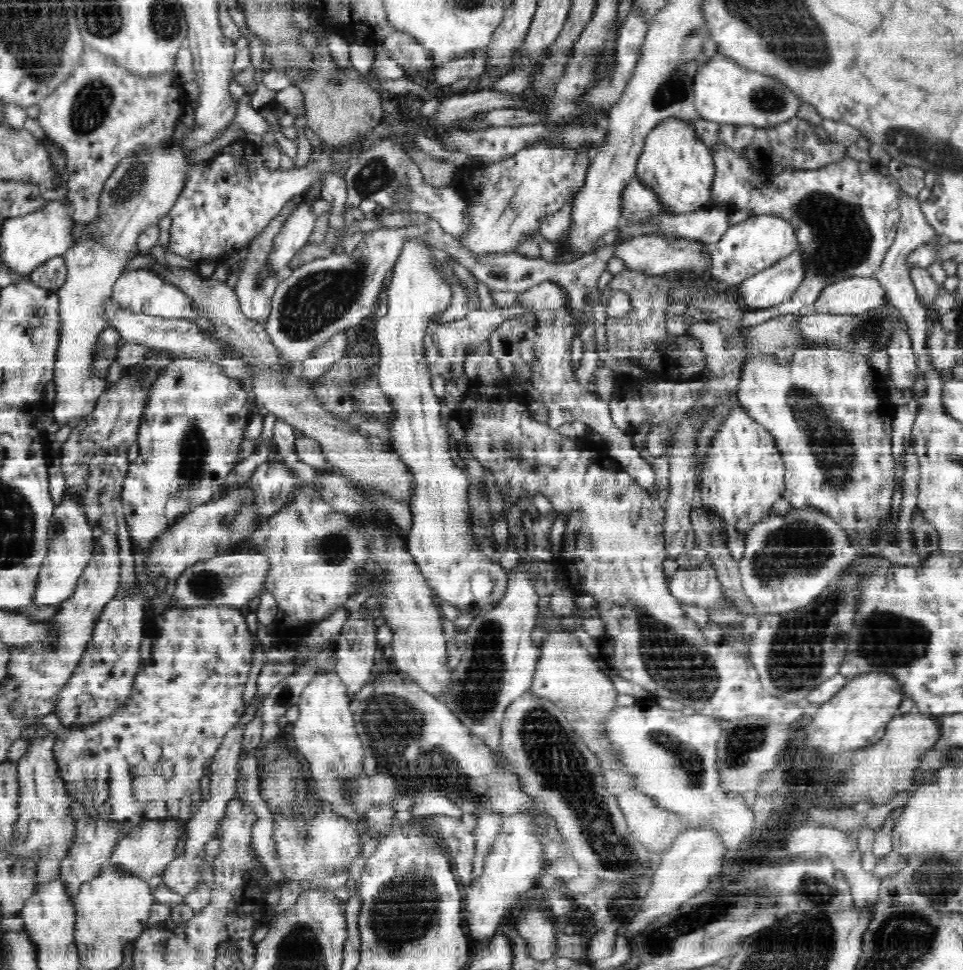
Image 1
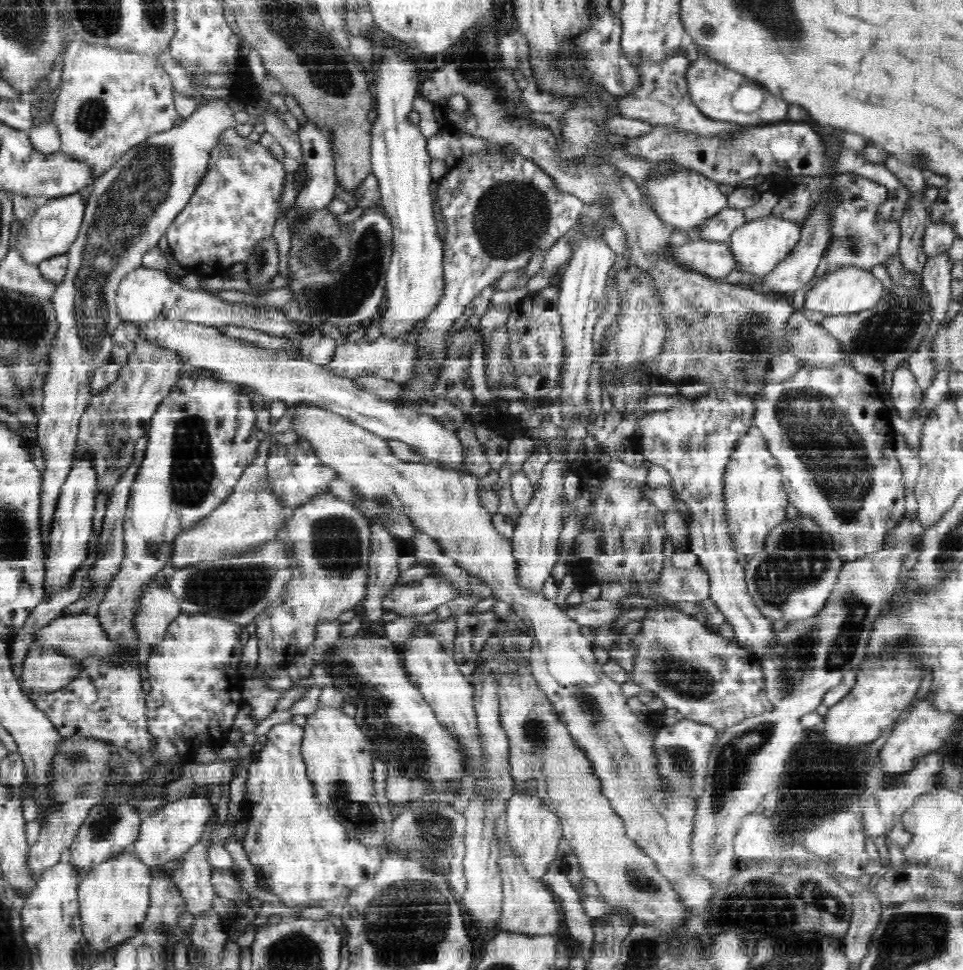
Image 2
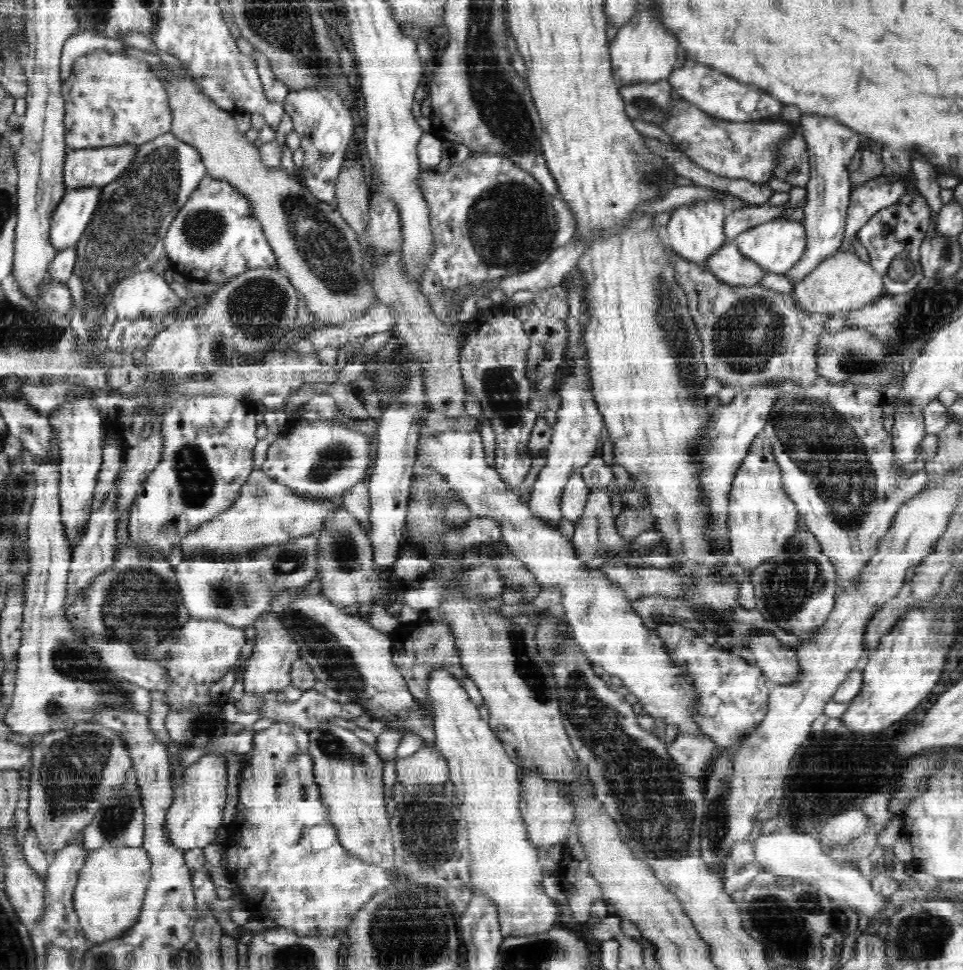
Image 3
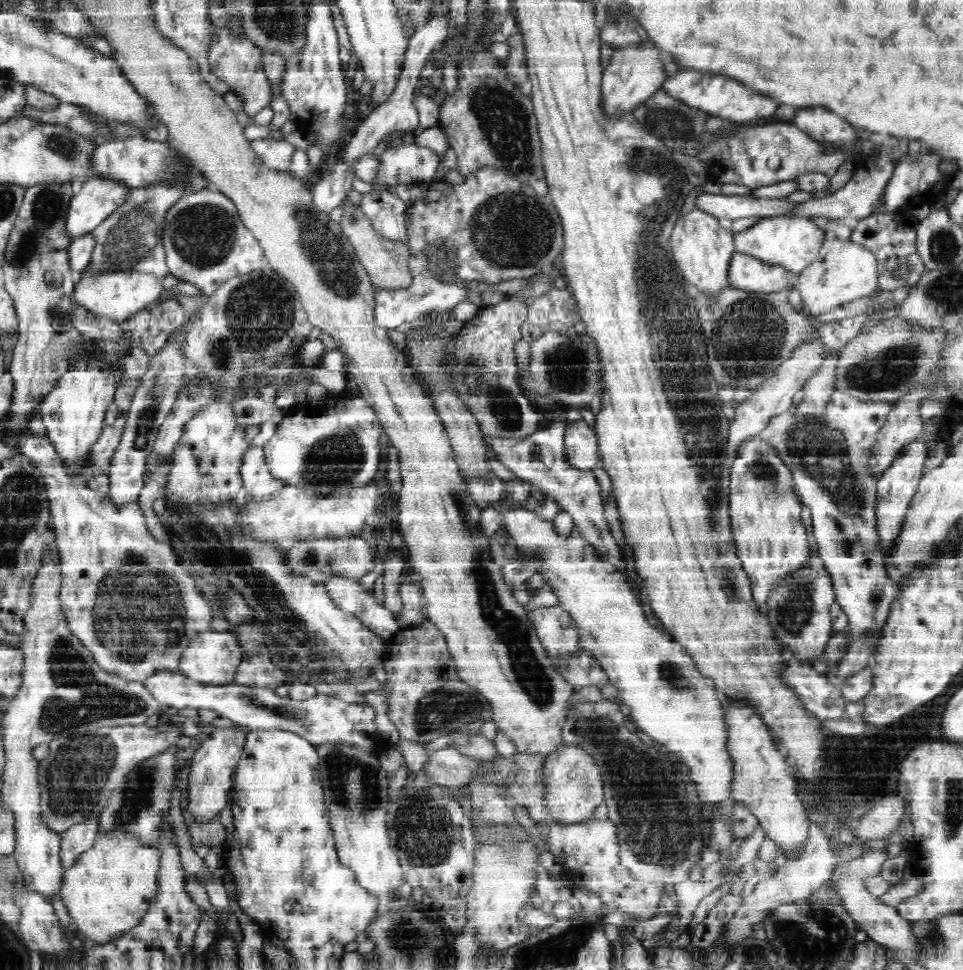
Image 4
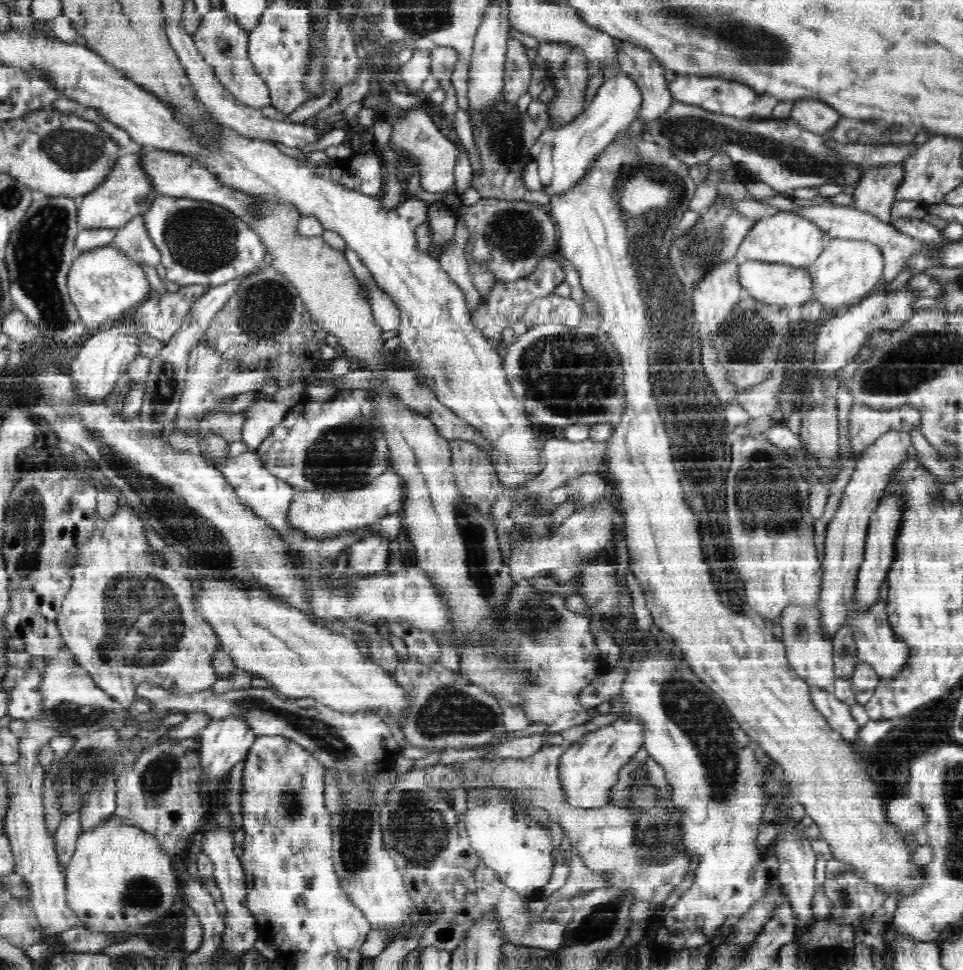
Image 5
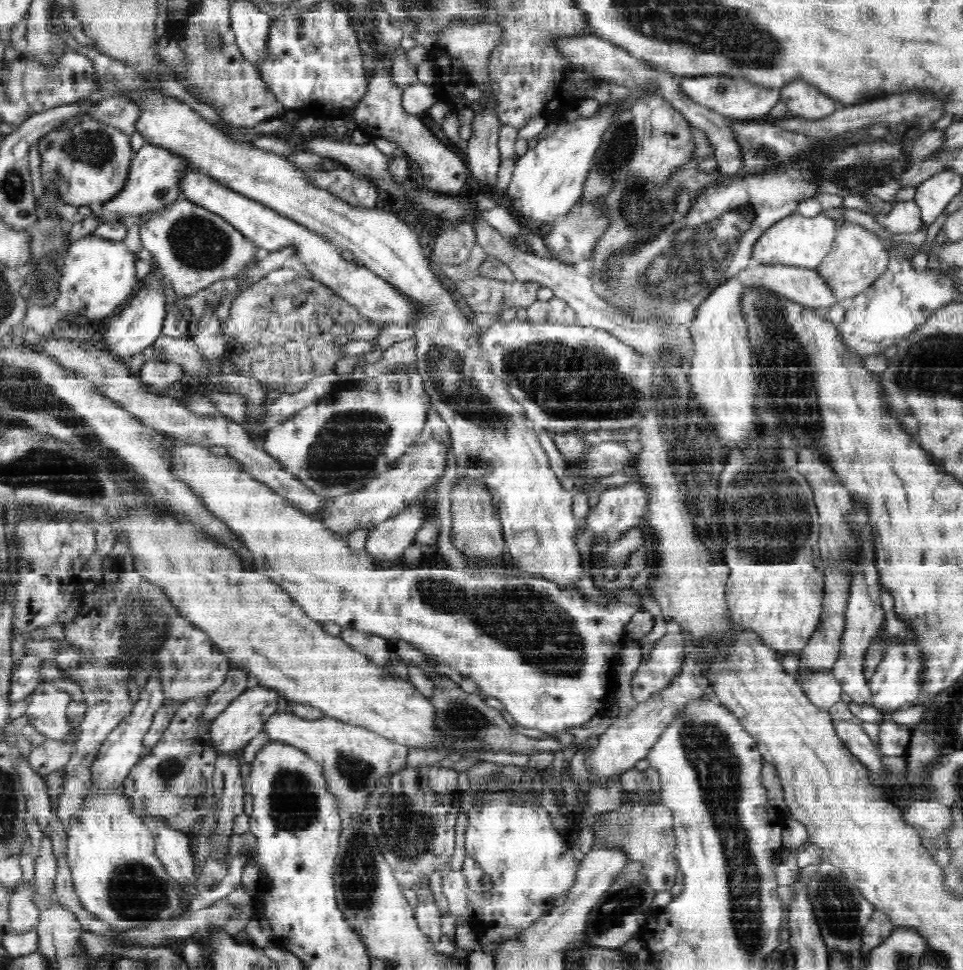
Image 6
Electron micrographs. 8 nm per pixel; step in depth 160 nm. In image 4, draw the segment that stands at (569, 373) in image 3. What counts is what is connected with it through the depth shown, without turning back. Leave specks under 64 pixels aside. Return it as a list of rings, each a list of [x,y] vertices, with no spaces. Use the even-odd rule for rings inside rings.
[[[572,422],[564,432],[566,463],[585,471],[596,467],[599,460],[597,433],[588,428],[586,422]]]

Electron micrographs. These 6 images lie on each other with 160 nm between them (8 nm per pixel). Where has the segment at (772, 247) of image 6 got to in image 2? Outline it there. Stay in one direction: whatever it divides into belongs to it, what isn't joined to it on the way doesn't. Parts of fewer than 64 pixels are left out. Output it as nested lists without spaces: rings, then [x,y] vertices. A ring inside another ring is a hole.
[[[772,214],[758,217],[734,228],[727,241],[730,255],[734,259],[734,268],[740,274],[754,274],[754,276],[768,274],[798,244],[801,232],[800,225]]]

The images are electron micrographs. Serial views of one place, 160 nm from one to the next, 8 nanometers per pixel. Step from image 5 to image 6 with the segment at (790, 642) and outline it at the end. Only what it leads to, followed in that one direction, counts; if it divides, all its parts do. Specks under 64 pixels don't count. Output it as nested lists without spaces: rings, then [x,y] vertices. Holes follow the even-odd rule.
[[[803,673],[801,687],[809,699],[822,710],[829,709],[844,695],[840,683],[830,673]]]

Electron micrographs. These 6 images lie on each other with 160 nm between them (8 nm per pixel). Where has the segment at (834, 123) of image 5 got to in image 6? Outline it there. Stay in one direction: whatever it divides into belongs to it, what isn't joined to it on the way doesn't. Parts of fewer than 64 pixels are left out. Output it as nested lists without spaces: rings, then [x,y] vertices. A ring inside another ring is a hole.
[[[786,84],[782,88],[781,101],[786,103],[794,117],[804,120],[824,120],[836,111],[836,102],[828,96],[822,96],[816,88],[808,84]]]

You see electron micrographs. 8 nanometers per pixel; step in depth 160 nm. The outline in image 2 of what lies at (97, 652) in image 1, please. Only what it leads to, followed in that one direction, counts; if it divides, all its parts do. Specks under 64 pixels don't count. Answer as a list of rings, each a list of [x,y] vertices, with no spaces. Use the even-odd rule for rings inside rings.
[[[200,372],[176,378],[174,384],[170,386],[170,392],[154,410],[145,434],[148,441],[143,460],[138,464],[136,475],[130,484],[130,498],[123,524],[125,560],[120,574],[110,585],[104,600],[100,602],[96,616],[102,633],[112,645],[112,652],[108,656],[86,656],[76,660],[79,668],[63,688],[32,694],[29,697],[64,737],[80,736],[109,740],[118,746],[139,748],[142,754],[146,754],[152,748],[152,737],[146,733],[146,692],[142,691],[143,681],[138,662],[138,644],[141,640],[137,619],[142,608],[142,600],[155,583],[157,574],[169,564],[176,536],[191,528],[200,518],[208,516],[208,512],[212,512],[218,504],[222,504],[234,490],[245,468],[259,455],[261,443],[251,433],[255,426],[255,418],[253,401],[241,393],[239,385],[220,380],[209,373],[200,375]]]

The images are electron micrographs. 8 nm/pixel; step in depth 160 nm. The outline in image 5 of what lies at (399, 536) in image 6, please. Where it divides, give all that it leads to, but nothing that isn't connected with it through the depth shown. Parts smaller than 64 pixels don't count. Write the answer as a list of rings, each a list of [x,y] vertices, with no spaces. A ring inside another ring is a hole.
[[[380,534],[366,537],[346,548],[349,569],[361,576],[385,573],[391,558],[390,541]]]

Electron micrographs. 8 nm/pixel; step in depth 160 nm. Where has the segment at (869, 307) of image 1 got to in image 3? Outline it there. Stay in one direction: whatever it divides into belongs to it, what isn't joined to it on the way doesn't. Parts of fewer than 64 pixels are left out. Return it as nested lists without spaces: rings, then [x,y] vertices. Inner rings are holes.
[[[834,253],[820,263],[801,283],[794,286],[792,295],[797,305],[807,313],[834,315],[848,313],[876,302],[886,294],[883,278],[871,263],[861,261],[854,253]]]

